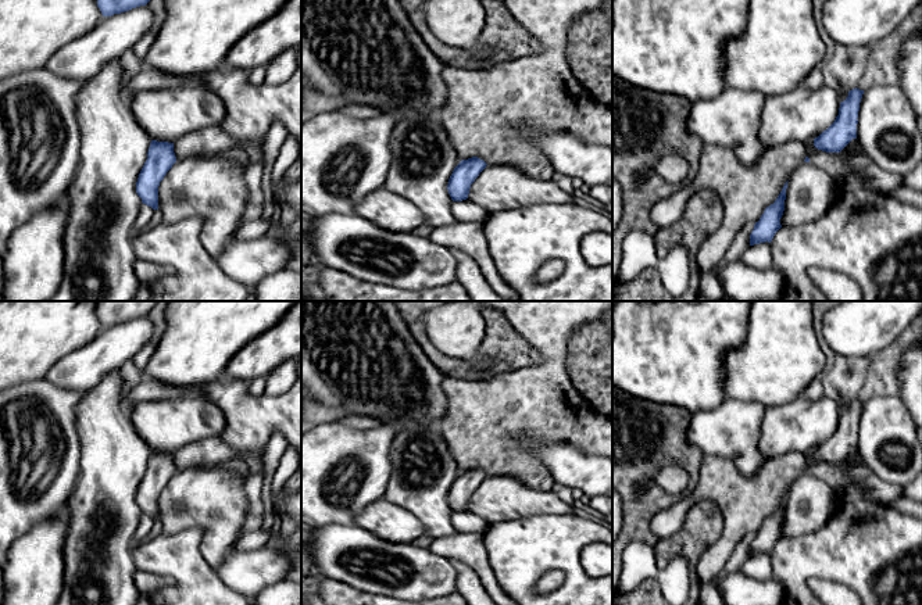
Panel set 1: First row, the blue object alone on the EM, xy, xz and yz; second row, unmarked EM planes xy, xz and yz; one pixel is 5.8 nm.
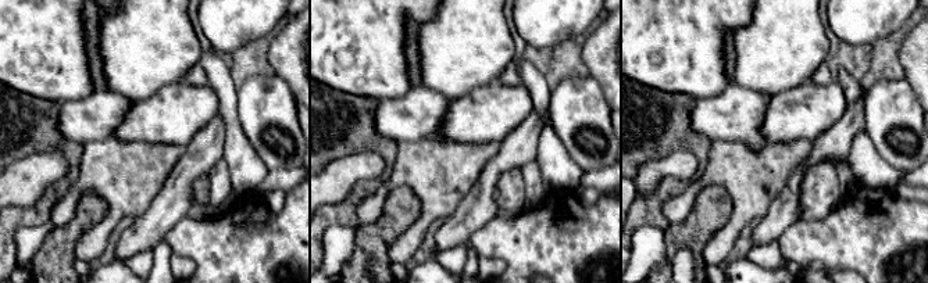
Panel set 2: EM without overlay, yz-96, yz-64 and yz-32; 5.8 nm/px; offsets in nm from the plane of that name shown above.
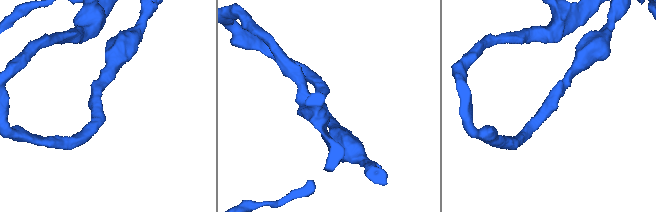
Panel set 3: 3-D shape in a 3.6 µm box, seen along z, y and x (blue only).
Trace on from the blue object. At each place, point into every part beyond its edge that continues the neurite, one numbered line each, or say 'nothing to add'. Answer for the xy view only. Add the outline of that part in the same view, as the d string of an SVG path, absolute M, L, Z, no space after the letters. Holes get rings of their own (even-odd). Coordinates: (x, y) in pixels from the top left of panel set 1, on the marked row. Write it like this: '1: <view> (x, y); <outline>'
1: xy (211, 188); M214 154L176 160L158 186L158 210L167 223L201 218L201 244L217 261L244 223L249 190L239 161Z

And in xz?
1: xz (497, 188); M486 165L471 185L468 200L493 212L542 203L568 204L573 203L573 196L562 191L551 179L530 178L512 165Z

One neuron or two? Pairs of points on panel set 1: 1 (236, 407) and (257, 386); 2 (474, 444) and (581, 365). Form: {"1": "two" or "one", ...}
{"1": "two", "2": "two"}

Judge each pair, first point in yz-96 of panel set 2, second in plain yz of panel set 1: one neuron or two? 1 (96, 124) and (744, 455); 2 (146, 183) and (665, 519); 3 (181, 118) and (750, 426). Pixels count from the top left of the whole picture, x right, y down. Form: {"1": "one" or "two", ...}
{"1": "one", "2": "one", "3": "two"}

